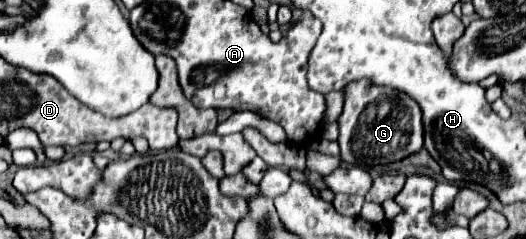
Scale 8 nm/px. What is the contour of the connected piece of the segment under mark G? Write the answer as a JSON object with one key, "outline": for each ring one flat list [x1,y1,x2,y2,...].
{"outline":[[368,80,350,82,344,88,344,110,338,122,342,124,342,140,338,138,338,144,342,148,342,160,350,166,370,168,396,162,418,152,424,144,422,112,418,104,398,90,374,86]]}

